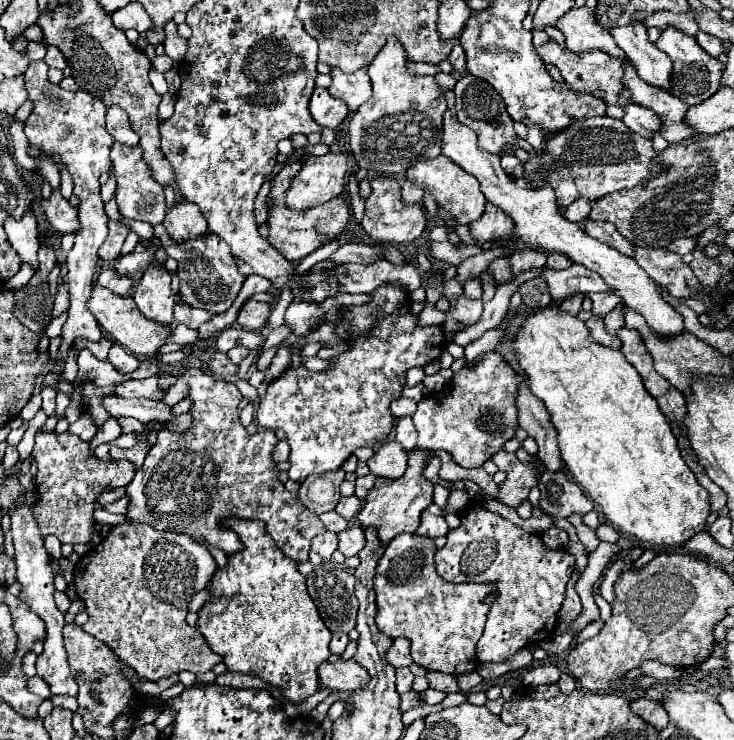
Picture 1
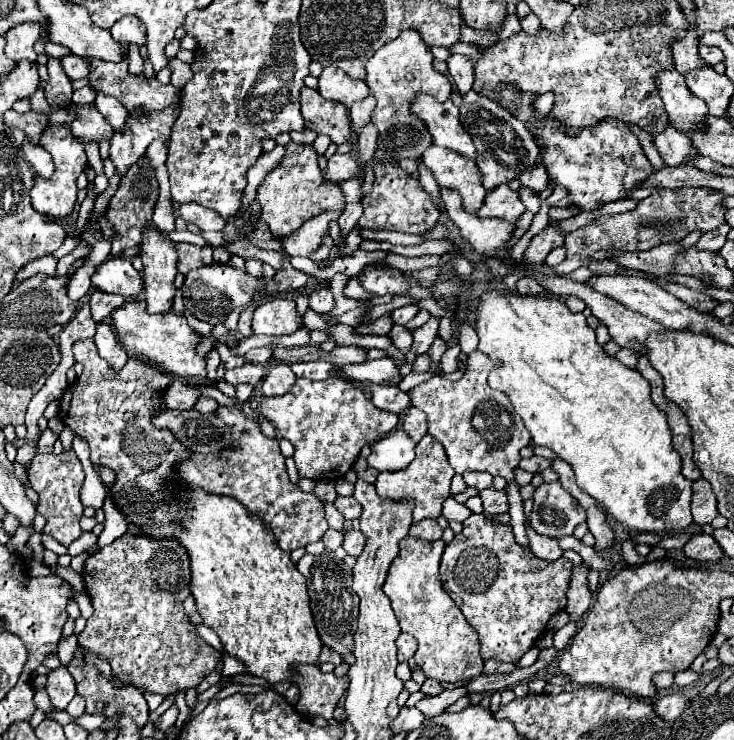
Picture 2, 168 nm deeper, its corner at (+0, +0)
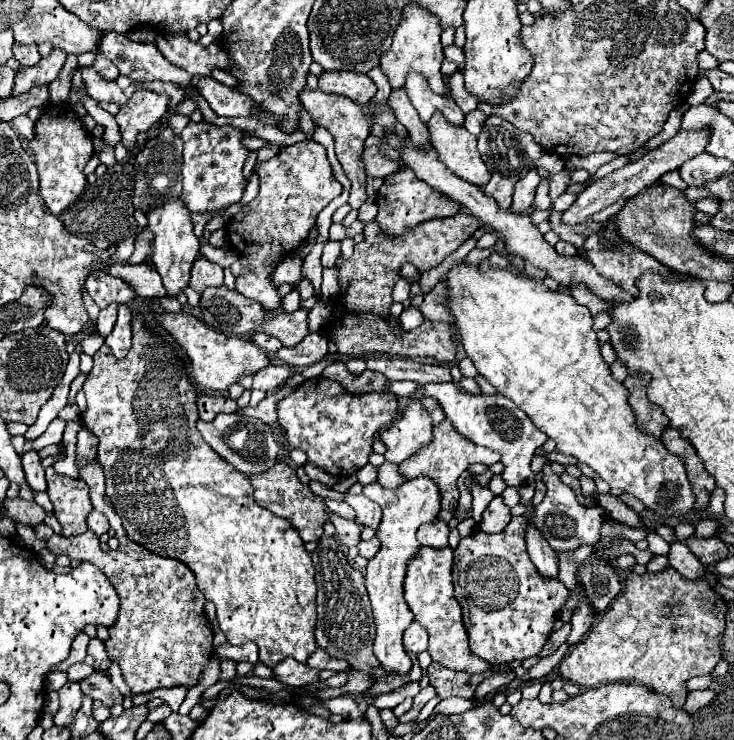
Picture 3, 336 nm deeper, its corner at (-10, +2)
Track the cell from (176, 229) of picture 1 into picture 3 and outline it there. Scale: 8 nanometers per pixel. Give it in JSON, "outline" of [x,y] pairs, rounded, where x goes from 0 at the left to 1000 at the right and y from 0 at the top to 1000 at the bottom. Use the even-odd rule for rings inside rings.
{"outline":[[[270,347],[262,358],[262,374],[259,374],[259,388],[267,391],[270,396],[275,396],[281,388],[297,388],[305,380],[305,364],[292,355],[283,353],[281,347]]]}

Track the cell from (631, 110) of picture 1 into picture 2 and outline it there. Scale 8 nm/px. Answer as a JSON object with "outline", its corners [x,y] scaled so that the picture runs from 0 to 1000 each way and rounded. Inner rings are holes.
{"outline":[[[913,169],[899,182],[891,185],[891,196],[899,204],[899,212],[913,226],[932,223],[940,212],[951,212],[954,209],[948,204],[948,199],[940,193],[940,188],[932,180],[918,177],[918,172],[913,172]]]}

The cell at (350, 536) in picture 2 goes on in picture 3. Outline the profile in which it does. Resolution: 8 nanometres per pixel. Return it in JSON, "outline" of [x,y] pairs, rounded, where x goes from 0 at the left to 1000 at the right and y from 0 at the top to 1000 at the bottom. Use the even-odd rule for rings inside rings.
{"outline":[[[507,726],[504,731],[490,731],[488,734],[488,742],[490,742],[490,750],[499,753],[499,755],[507,755],[512,750],[512,745],[518,742],[518,731],[512,726]]]}

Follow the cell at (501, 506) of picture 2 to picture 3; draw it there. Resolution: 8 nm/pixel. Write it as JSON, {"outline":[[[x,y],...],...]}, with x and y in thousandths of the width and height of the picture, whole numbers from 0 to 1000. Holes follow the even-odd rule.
{"outline":[[[676,669],[657,696],[654,715],[662,720],[678,720],[692,709],[692,704],[695,704],[695,685],[689,685],[687,674]]]}

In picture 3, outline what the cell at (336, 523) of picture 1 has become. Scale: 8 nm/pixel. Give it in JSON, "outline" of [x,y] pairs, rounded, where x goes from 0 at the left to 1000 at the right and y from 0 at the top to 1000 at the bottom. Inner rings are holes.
{"outline":[[[444,677],[444,685],[450,688],[450,691],[455,691],[455,693],[460,693],[463,699],[469,699],[469,701],[482,701],[485,699],[485,693],[482,693],[482,688],[477,685],[477,682],[471,682],[469,677]]]}

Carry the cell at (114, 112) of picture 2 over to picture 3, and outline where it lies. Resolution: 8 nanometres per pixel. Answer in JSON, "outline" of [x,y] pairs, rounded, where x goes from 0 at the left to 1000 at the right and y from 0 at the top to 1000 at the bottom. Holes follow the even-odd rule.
{"outline":[[[114,91],[112,104],[114,104],[114,112],[120,118],[120,128],[125,134],[131,134],[131,136],[153,136],[158,142],[169,142],[169,136],[174,136],[172,128],[166,126],[166,120],[158,115],[158,109],[139,107],[128,93]]]}

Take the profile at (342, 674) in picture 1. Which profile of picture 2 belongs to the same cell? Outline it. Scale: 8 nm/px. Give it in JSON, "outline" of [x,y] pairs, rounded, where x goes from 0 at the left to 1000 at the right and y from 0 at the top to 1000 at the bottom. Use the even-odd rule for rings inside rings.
{"outline":[[[406,899],[406,901],[401,901],[401,907],[409,912],[409,915],[403,915],[403,926],[409,928],[409,936],[411,936],[409,947],[403,950],[403,961],[409,961],[411,966],[422,966],[422,969],[439,966],[444,974],[450,974],[455,955],[460,953],[463,942],[471,934],[474,918],[463,918],[455,909],[441,912],[431,899]]]}

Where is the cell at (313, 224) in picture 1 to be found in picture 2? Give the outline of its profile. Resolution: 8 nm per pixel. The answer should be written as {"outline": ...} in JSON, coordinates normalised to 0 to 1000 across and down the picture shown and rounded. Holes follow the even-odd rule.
{"outline":[[[392,193],[387,215],[360,239],[349,258],[349,274],[354,277],[354,296],[360,296],[368,307],[368,315],[376,323],[387,323],[398,318],[417,296],[433,291],[436,285],[469,285],[469,264],[460,250],[444,247],[436,226],[433,209],[425,196]],[[401,266],[406,266],[401,280]]]}

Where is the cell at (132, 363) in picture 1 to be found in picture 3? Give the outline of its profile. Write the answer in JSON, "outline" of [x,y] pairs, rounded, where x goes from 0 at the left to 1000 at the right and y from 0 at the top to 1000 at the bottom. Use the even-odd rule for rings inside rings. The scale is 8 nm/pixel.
{"outline":[[[161,412],[161,434],[153,445],[153,450],[144,455],[144,466],[150,466],[158,485],[169,485],[180,466],[180,423],[172,412]]]}

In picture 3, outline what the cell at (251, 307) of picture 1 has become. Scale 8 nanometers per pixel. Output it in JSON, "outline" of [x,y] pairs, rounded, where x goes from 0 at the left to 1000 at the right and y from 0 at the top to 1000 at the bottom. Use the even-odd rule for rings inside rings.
{"outline":[[[406,418],[401,423],[381,420],[357,436],[357,447],[379,455],[384,466],[401,469],[414,458],[414,453],[420,453],[420,420],[417,418]]]}

